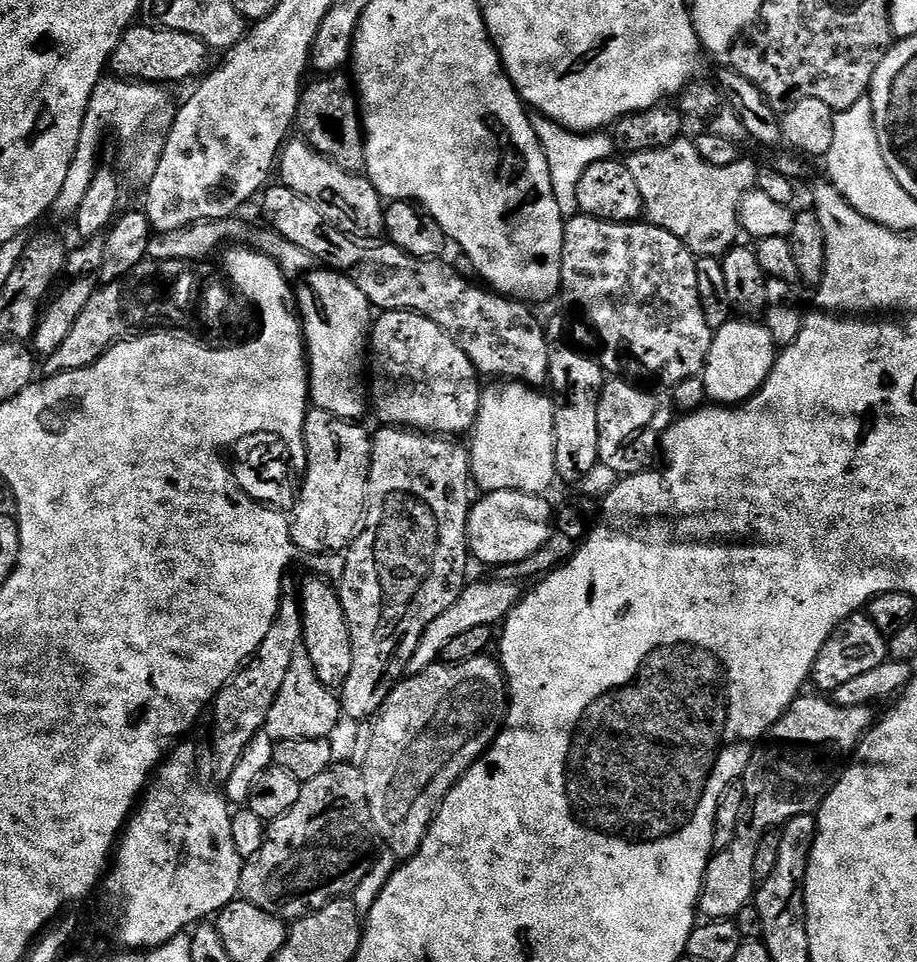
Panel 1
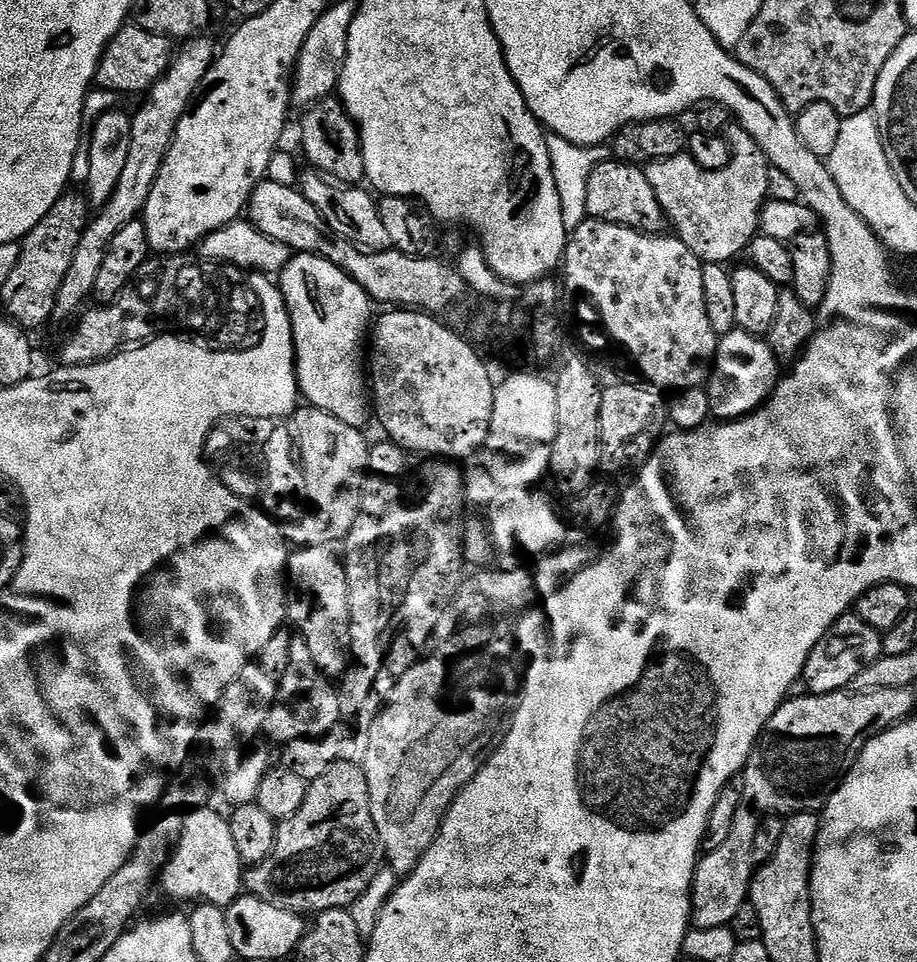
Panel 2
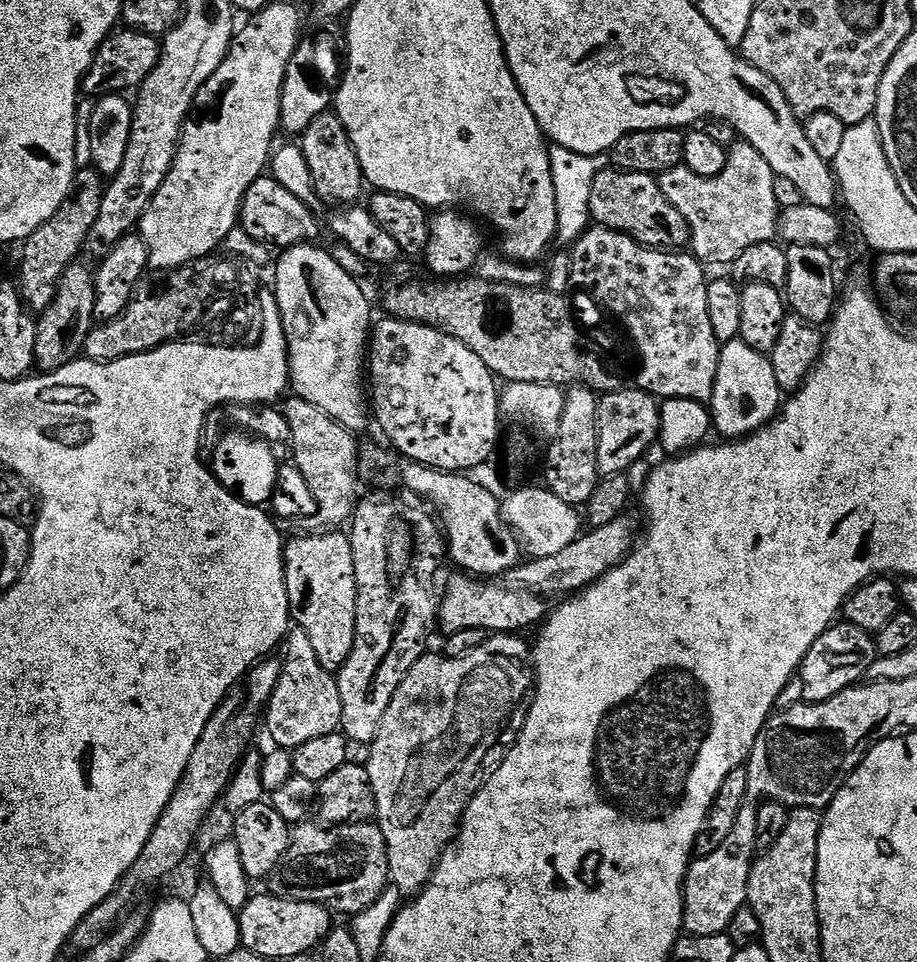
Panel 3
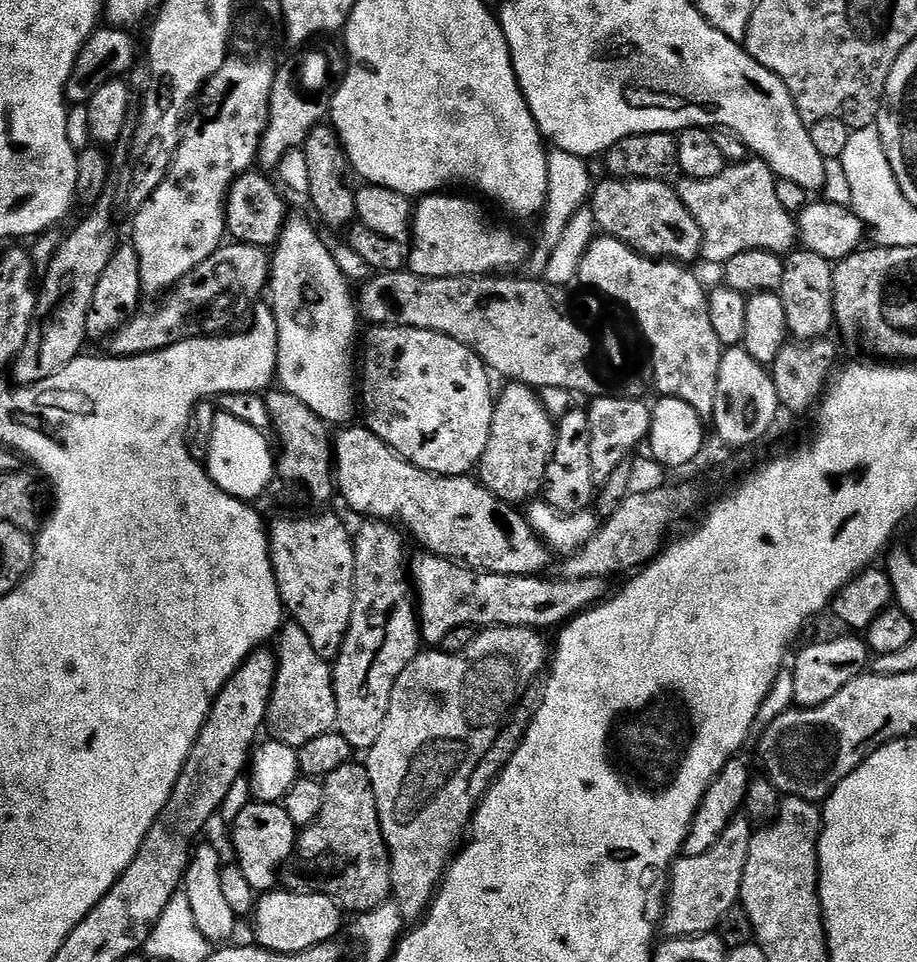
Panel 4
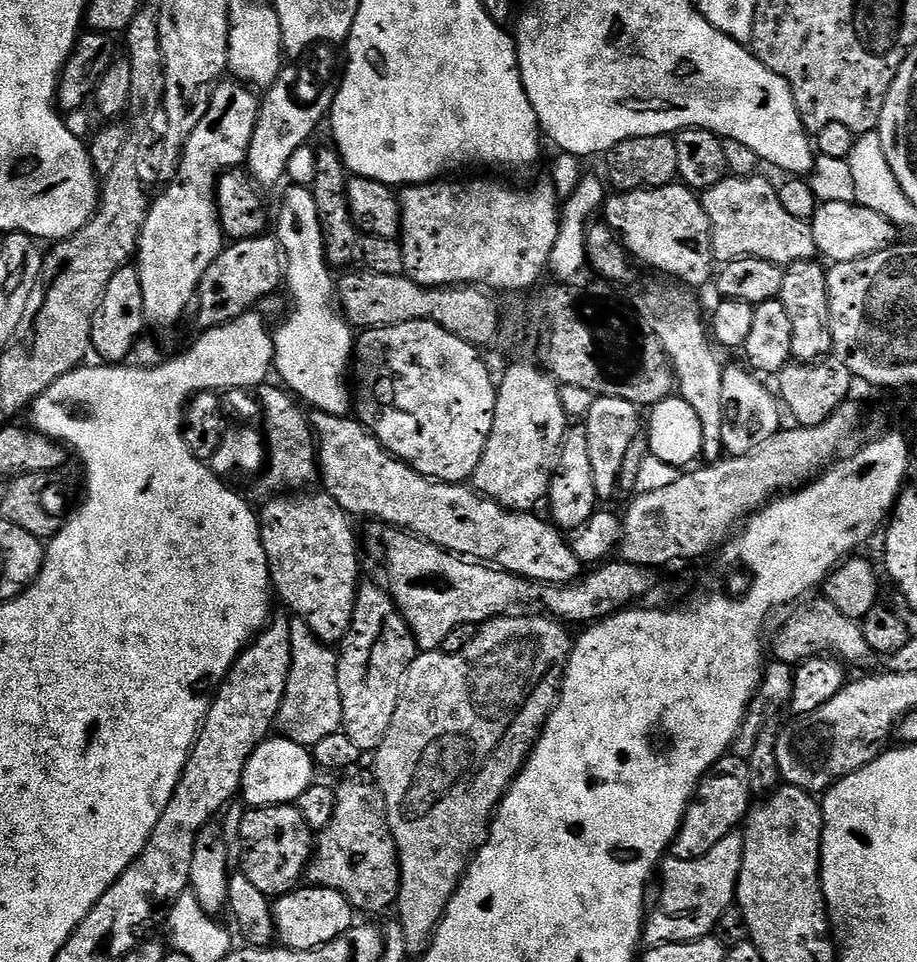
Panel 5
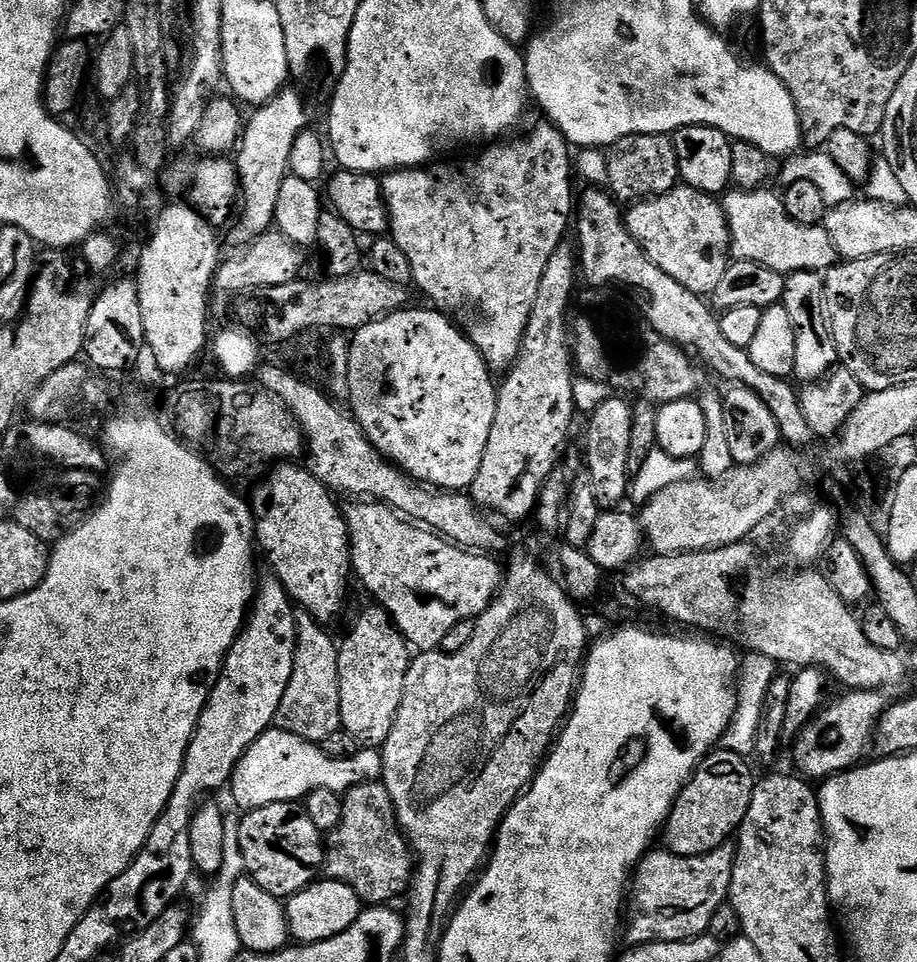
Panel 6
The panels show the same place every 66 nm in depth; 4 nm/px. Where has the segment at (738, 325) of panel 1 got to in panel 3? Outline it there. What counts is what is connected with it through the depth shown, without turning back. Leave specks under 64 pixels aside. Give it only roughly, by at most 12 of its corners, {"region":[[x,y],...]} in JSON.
{"region":[[739,338],[723,345],[710,401],[724,438],[782,407],[774,366]]}

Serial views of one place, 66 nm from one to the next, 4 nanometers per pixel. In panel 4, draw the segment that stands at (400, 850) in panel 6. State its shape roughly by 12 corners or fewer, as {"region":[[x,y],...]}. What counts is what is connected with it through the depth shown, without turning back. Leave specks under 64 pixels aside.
{"region":[[363,763],[323,777],[287,891],[348,914],[389,903],[378,802]]}

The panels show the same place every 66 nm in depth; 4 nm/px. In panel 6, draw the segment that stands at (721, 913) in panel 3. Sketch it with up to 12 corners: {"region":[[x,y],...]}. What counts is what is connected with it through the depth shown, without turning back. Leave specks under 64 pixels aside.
{"region":[[735,843],[650,850],[626,900],[628,944],[707,933]]}

